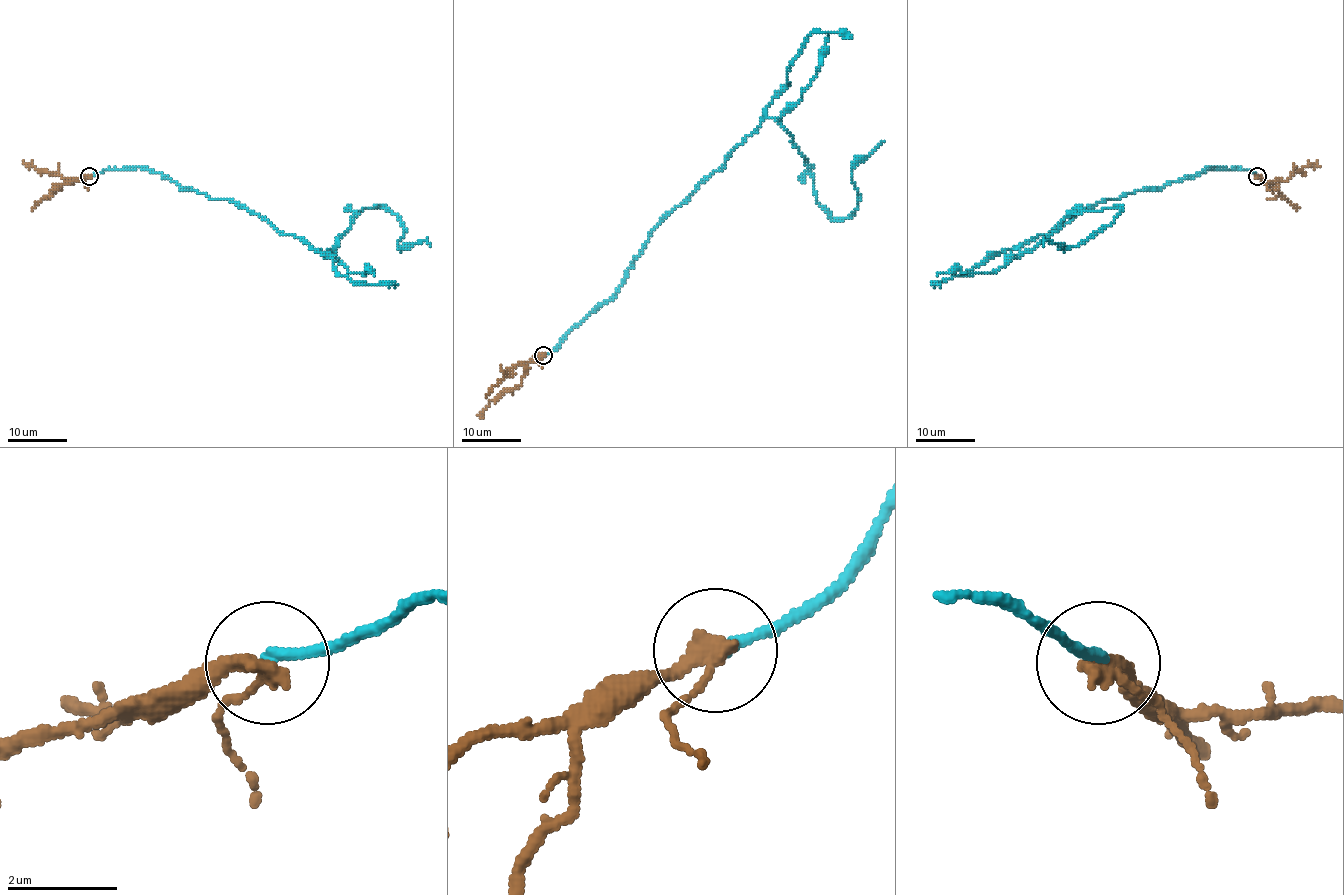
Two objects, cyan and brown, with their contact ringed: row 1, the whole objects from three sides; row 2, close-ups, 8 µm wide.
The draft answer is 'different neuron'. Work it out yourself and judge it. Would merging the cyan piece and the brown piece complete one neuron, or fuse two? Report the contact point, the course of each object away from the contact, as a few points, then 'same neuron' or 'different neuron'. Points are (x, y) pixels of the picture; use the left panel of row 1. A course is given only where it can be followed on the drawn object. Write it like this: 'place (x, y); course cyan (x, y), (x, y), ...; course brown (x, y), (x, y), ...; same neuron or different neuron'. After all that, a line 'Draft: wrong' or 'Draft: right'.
place (89, 176); course cyan (89, 176), (146, 167), (323, 253), (379, 205), (406, 230), (398, 247), (429, 245); course brown (89, 176), (67, 180), (61, 175), (49, 175), (24, 161); different neuron
Draft: right

